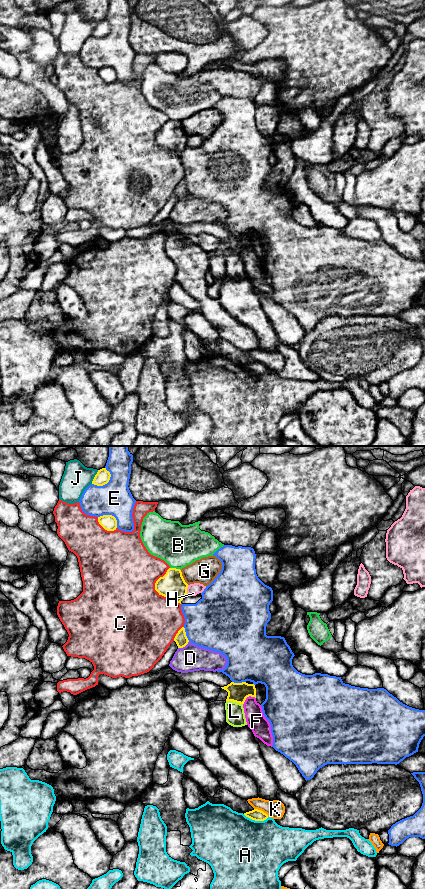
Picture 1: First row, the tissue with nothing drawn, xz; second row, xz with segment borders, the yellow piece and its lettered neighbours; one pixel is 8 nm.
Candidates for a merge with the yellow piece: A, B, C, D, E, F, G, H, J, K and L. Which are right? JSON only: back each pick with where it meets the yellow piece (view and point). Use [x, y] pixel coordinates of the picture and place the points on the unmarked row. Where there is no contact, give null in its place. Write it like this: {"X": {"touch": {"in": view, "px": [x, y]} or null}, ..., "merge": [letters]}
{"merge": []}

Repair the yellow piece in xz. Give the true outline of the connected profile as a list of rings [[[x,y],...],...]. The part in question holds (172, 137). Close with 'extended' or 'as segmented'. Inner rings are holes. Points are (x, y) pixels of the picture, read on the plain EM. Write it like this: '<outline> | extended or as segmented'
[[[169,120],[163,129],[155,135],[155,142],[170,152],[180,155],[187,146],[188,136],[185,134],[180,121]]] | as segmented

